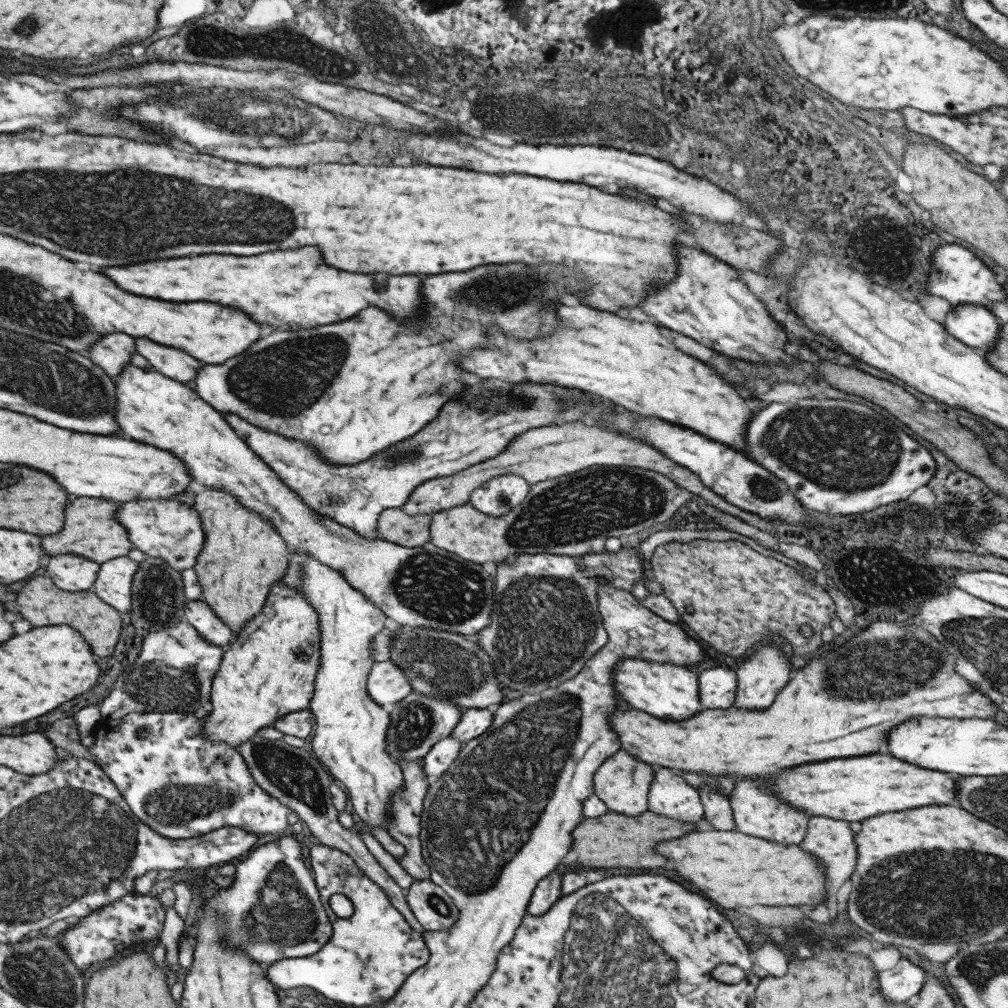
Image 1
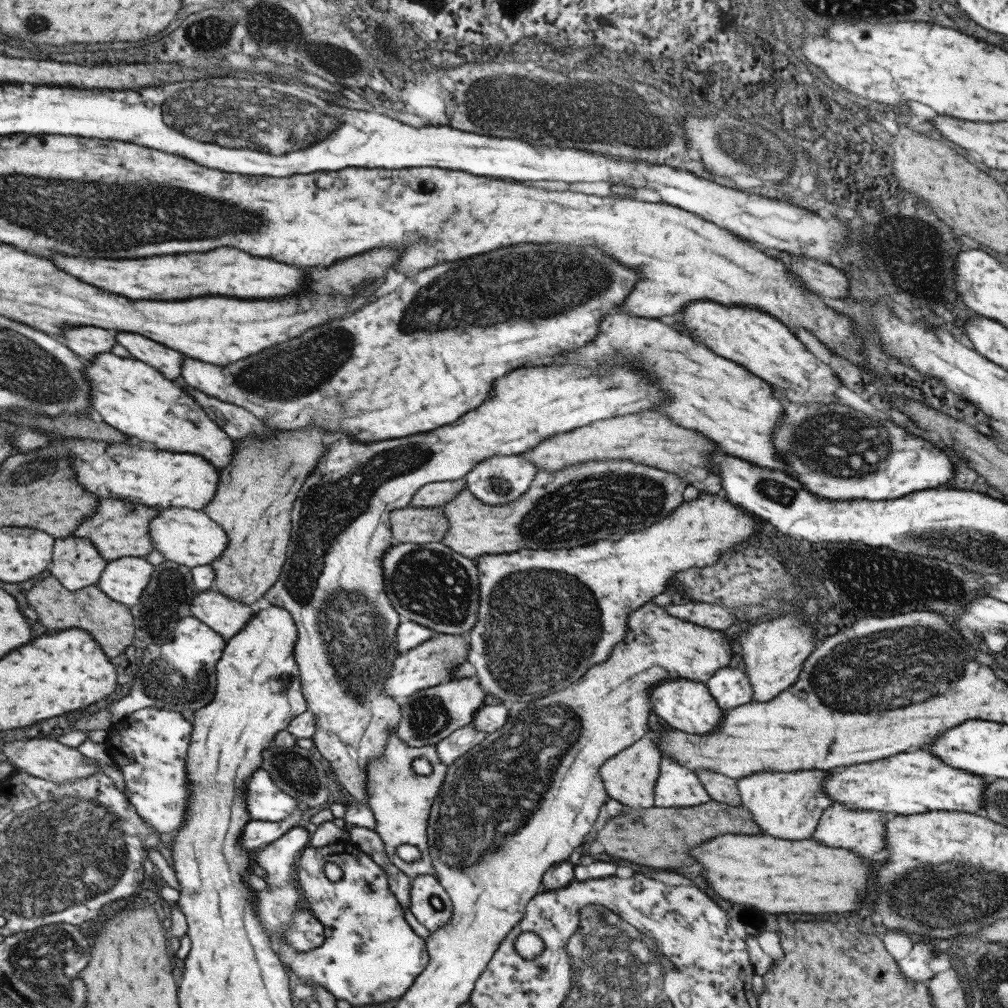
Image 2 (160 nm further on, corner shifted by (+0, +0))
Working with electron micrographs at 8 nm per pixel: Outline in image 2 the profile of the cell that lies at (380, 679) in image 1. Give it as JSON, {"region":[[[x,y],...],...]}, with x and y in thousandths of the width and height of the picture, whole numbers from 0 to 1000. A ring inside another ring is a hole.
{"region":[[[433,629],[432,633],[415,639],[391,653],[388,665],[382,677],[378,677],[381,688],[391,693],[400,692],[420,685],[421,683],[438,679],[444,675],[444,671],[462,656],[461,637],[455,629]]]}

